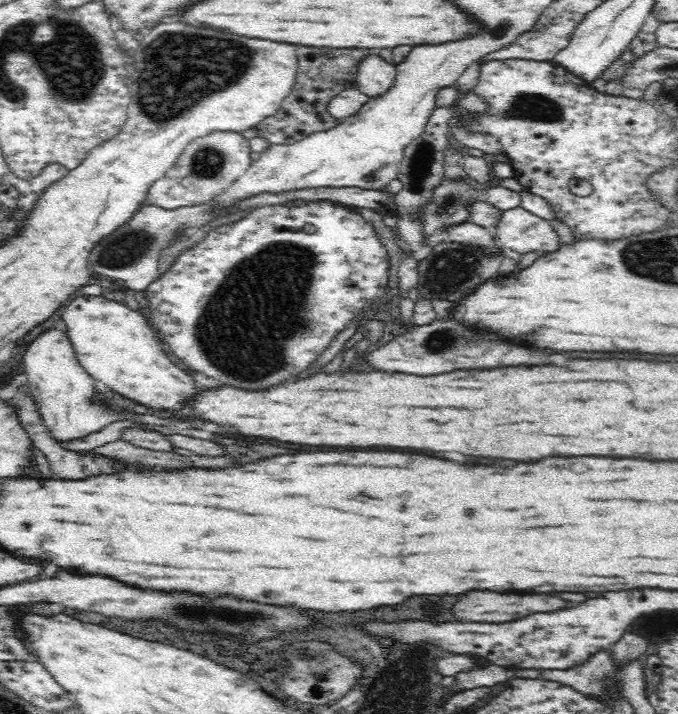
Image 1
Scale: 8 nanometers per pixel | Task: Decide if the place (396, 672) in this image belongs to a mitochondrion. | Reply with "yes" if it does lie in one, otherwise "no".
yes

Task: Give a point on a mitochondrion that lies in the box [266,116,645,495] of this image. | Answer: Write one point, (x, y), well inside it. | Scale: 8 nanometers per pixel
(443, 268)

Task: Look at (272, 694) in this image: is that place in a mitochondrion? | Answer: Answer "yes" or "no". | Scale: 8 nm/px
no

